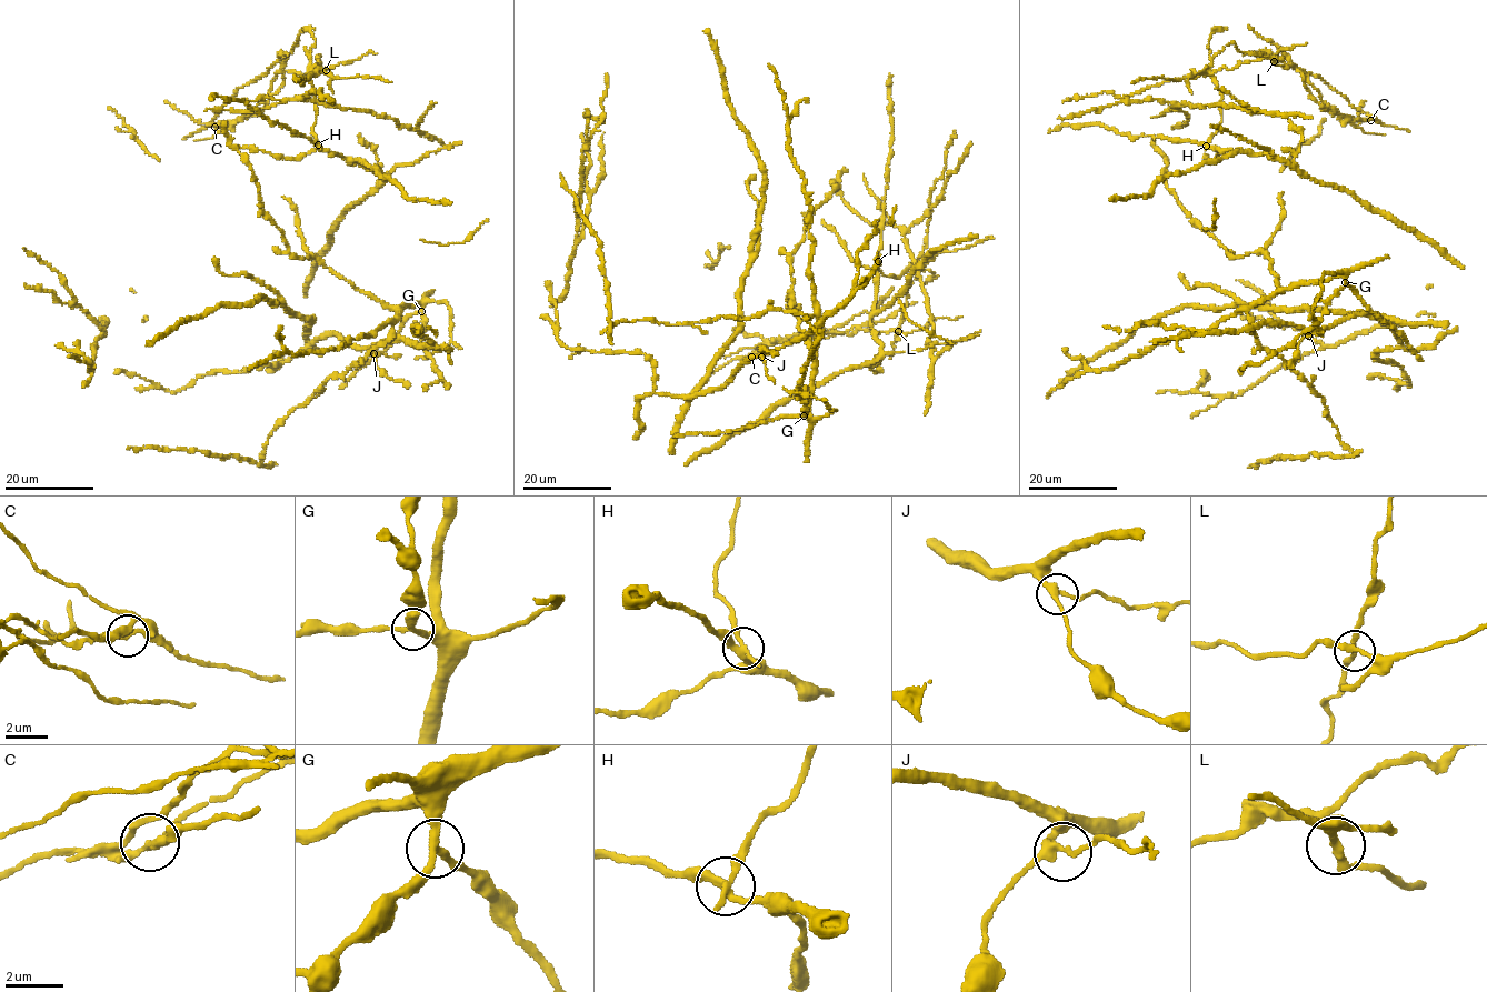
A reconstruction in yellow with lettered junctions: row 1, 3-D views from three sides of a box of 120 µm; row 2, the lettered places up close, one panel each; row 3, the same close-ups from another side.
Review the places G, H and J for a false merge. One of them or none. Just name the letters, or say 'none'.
H

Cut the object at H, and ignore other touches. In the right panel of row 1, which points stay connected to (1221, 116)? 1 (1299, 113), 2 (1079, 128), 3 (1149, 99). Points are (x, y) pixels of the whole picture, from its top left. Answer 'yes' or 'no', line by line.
1: no
2: no
3: no

